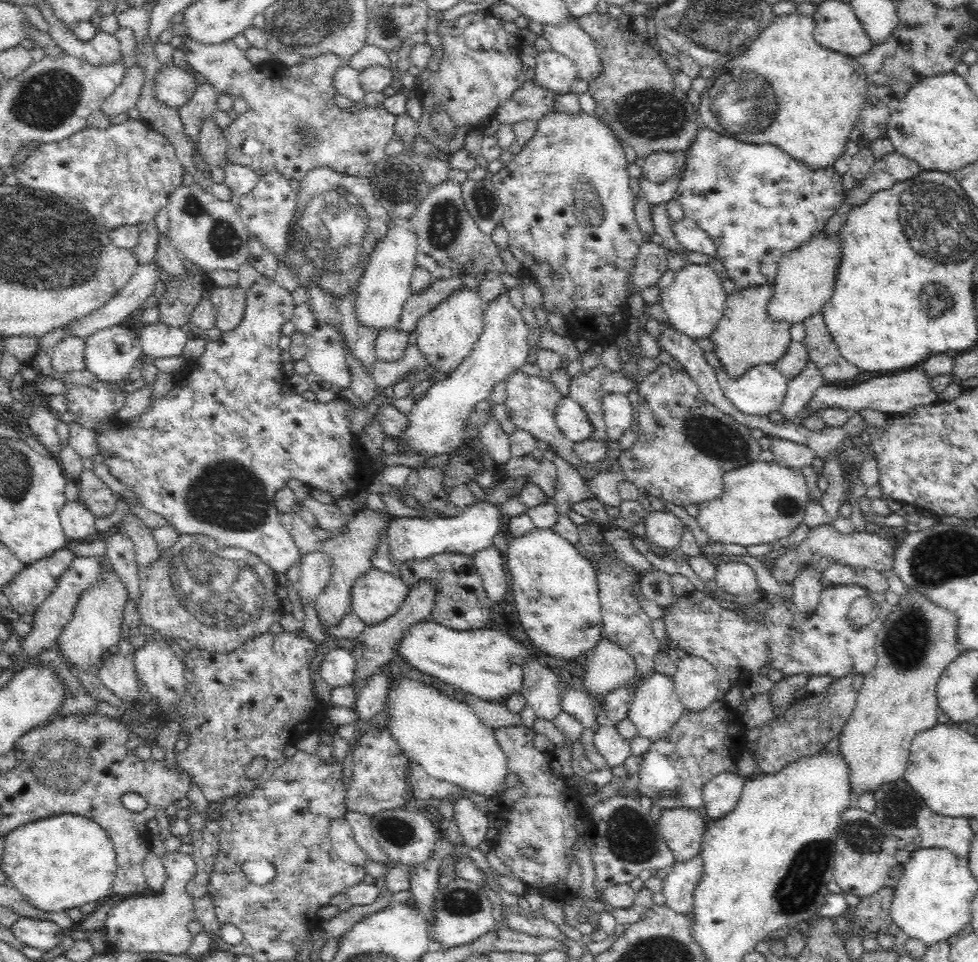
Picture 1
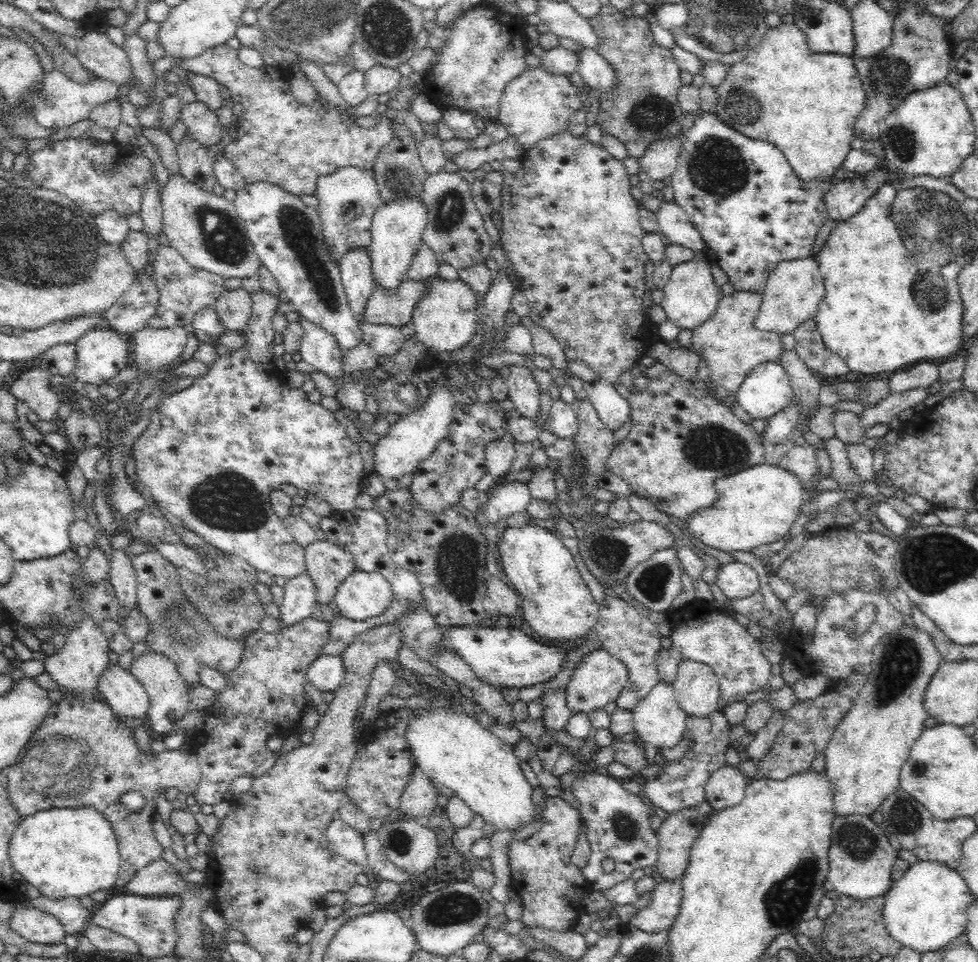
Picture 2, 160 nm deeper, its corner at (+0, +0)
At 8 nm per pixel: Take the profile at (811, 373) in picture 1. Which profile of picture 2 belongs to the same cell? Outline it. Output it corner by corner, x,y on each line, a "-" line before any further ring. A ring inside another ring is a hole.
793,400
788,408
784,408
776,416
768,419
766,428
759,434
762,446
764,442
776,445
789,440
788,436
798,425
800,416
798,404

